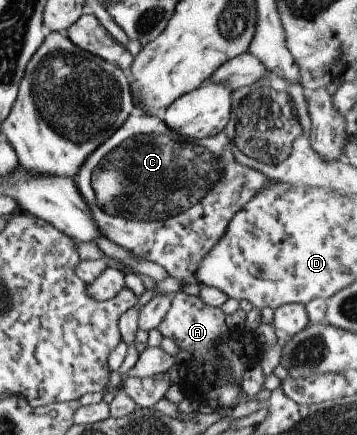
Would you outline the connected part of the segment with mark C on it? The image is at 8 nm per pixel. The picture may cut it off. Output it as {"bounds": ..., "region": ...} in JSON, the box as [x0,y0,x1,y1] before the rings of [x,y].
{"bounds":[74,111,273,280],"region":[[[137,111],[131,114],[122,127],[88,157],[74,179],[82,198],[90,207],[93,220],[98,225],[98,230],[102,236],[120,247],[126,248],[134,255],[164,267],[170,276],[179,280],[188,280],[197,273],[202,259],[205,259],[206,255],[209,255],[209,252],[222,240],[234,215],[237,215],[238,211],[246,207],[260,191],[273,183],[273,180],[270,180],[264,173],[250,169],[250,167],[244,167],[234,159],[232,144],[230,144],[230,139],[225,132],[218,132],[217,135],[194,141],[182,139],[176,131],[165,126],[159,115],[150,116]]]}

